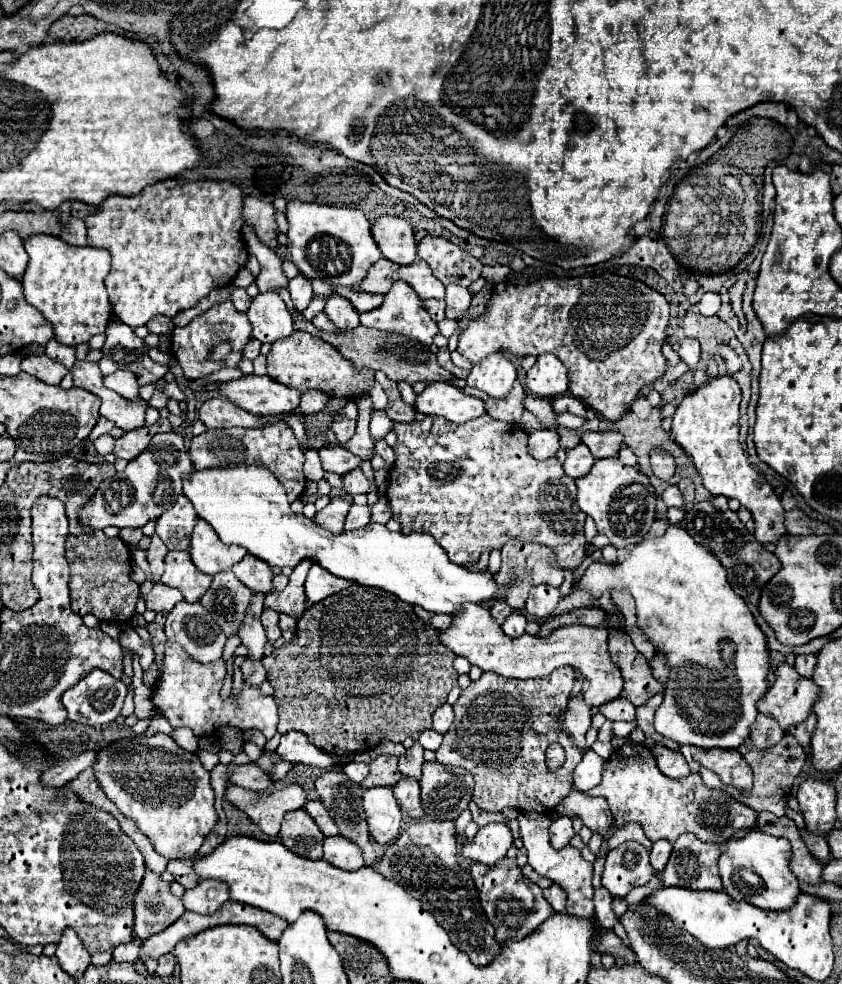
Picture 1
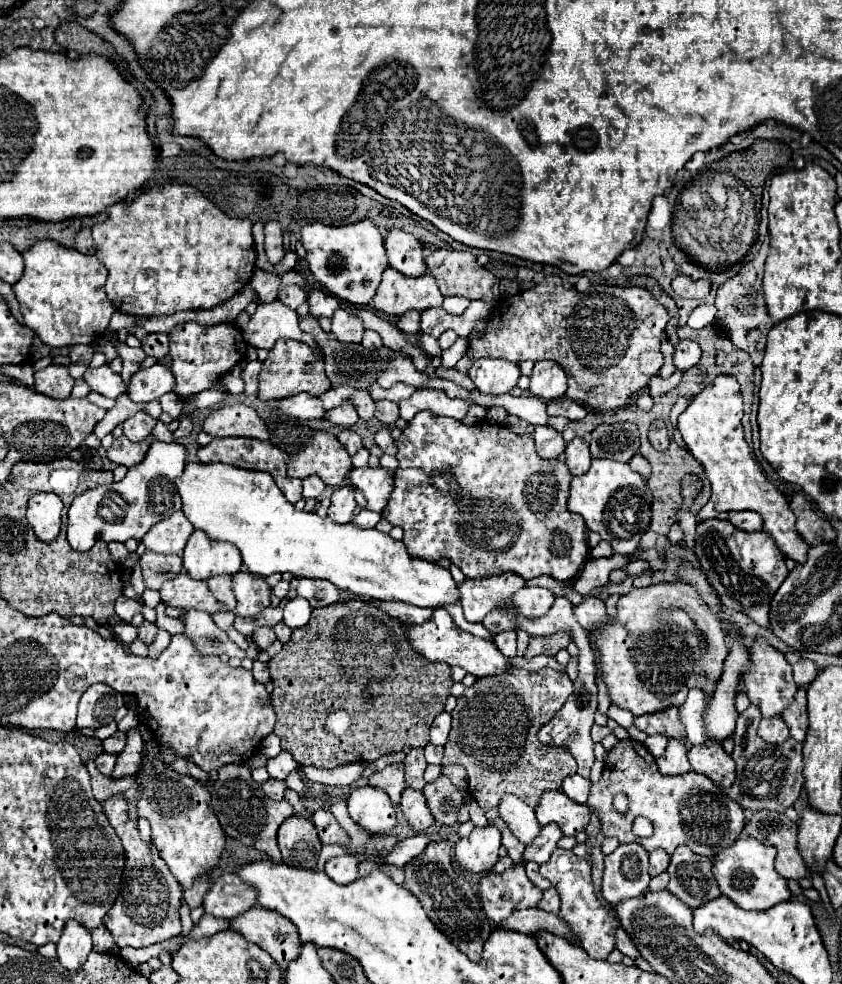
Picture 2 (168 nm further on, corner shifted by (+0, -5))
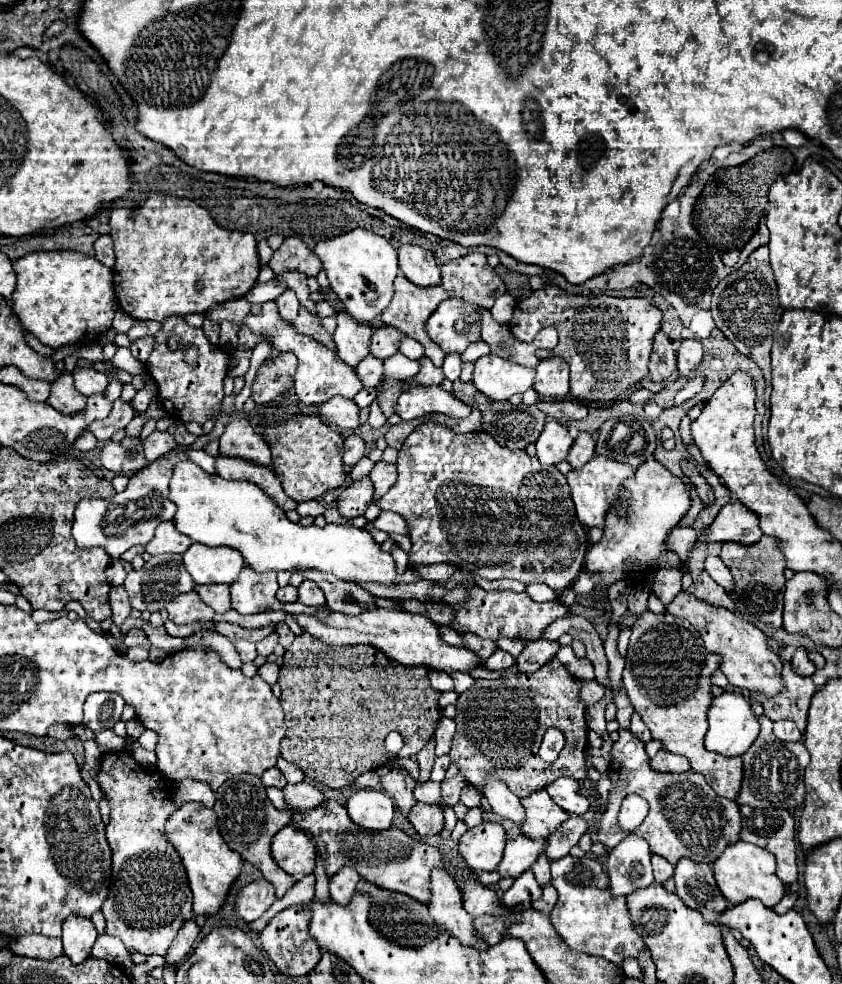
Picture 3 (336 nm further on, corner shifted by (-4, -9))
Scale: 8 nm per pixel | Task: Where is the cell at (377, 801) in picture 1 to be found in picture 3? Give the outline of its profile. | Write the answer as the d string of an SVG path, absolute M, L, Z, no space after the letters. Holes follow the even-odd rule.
M361 788L351 794L347 800L347 812L351 820L367 830L387 830L393 820L393 800L381 792L371 788Z

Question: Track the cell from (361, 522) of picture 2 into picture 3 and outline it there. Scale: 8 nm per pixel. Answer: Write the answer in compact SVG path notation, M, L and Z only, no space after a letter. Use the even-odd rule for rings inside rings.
M381 512L381 516L373 522L375 528L391 534L401 534L407 536L407 522L401 518L401 514L395 512Z

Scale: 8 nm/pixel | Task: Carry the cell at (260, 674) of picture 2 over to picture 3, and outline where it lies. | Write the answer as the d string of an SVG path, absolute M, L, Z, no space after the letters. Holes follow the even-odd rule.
M267 662L259 668L259 676L269 682L269 684L275 684L277 682L277 676L279 676L279 664L277 662Z

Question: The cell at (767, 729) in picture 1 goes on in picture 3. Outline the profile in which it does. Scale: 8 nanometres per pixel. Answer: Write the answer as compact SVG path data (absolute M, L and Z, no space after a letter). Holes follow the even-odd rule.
M779 720L779 722L775 722L773 730L775 730L775 736L783 742L795 742L795 740L801 740L801 736L803 736L793 720Z

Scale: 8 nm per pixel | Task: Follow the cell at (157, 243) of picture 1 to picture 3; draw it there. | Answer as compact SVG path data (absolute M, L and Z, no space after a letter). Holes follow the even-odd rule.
M153 194L135 212L127 208L115 208L111 212L111 238L115 244L115 296L131 318L135 320L157 320L171 314L203 314L215 304L223 304L233 298L245 296L257 282L259 256L257 240L249 232L233 232L219 228L209 212L187 198L173 198L163 194ZM195 282L203 282L203 290L195 288Z

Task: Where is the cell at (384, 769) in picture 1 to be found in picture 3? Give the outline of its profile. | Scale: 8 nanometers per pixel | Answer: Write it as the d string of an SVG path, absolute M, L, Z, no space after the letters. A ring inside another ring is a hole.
M391 768L381 778L381 788L395 800L395 804L399 806L403 816L409 816L411 808L415 806L415 798L413 798L415 786L417 786L417 782L403 768Z

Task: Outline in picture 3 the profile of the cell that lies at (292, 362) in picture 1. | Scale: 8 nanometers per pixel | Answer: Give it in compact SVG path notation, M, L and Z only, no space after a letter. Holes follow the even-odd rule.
M283 352L275 358L267 358L255 374L251 384L251 398L257 404L269 402L281 396L293 386L293 374L297 370L297 358L291 352Z

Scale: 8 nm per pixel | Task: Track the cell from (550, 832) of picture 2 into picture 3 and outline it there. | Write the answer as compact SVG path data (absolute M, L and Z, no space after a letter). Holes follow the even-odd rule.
M519 834L517 838L509 838L505 844L503 860L497 866L499 876L517 878L527 868L531 868L531 864L537 860L537 856L541 852L545 852L545 846L547 846L545 840L531 840L531 838L525 838L523 834Z

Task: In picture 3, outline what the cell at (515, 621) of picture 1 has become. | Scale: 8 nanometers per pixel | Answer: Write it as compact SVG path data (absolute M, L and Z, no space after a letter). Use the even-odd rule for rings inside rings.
M495 650L487 660L485 660L485 668L487 670L507 670L511 668L515 662L515 658L503 650Z

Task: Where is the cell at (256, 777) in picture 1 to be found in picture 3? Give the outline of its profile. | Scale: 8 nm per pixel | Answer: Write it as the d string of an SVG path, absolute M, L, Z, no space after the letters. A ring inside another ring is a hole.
M301 782L301 784L295 784L295 786L287 784L283 788L283 792L285 792L287 804L295 810L301 810L301 812L317 808L325 802L325 794L319 788L315 788L311 782Z

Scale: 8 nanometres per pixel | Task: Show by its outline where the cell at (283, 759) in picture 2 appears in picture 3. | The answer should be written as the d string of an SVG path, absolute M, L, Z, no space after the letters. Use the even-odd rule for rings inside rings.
M269 768L263 776L261 776L261 782L265 788L269 786L275 786L275 788L283 788L287 782L285 782L285 776L277 770L277 768Z

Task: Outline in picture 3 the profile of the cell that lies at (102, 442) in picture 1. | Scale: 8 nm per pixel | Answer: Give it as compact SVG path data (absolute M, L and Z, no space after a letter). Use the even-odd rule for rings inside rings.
M83 430L83 432L77 436L77 440L73 442L73 446L75 446L77 450L87 452L87 450L93 450L93 448L97 446L97 438L95 438L89 430Z

